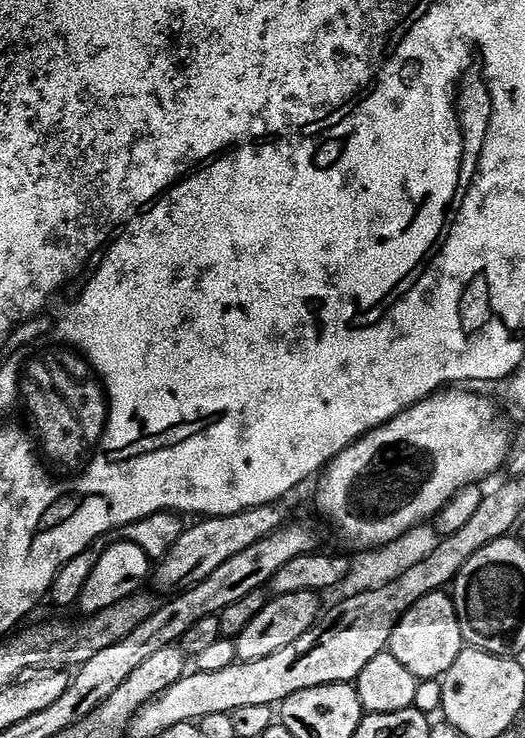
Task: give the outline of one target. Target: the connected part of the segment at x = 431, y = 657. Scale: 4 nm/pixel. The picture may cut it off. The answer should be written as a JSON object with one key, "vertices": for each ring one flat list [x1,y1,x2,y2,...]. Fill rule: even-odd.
{"vertices":[[441,590,426,594,410,611,397,619,387,651,392,652,394,658,398,658,398,662,402,662,402,666,416,676,417,681,424,682,439,681,450,670,450,666,454,666,458,654,465,647,456,603,447,591]]}

